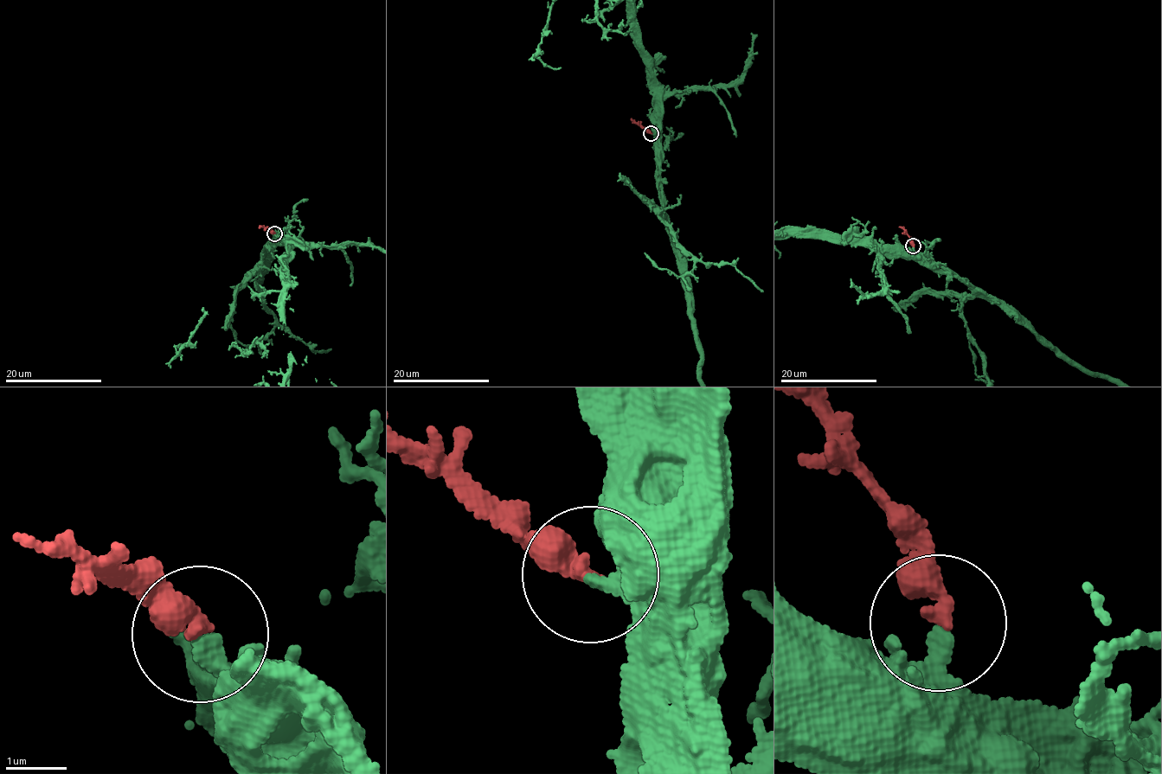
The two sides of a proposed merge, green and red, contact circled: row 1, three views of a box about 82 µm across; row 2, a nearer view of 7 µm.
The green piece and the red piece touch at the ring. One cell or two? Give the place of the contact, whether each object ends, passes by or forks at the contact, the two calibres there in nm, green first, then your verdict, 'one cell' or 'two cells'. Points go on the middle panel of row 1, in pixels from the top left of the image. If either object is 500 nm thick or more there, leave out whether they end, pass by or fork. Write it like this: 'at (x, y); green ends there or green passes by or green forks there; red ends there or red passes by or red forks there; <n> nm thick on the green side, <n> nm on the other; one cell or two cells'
at (651, 133); green ends there; red ends there; 280 nm thick on the green side, 340 nm on the other; one cell

